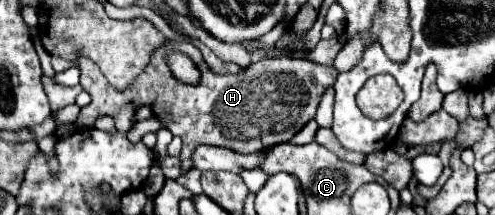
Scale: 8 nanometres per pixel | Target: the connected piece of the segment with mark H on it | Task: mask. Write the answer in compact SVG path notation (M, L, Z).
M168 41L174 49L192 55L192 61L198 65L202 79L194 85L184 85L168 69L166 63L166 47L160 47L156 55L152 55L150 65L138 79L124 91L116 91L108 85L108 81L96 63L90 59L78 59L80 63L80 85L90 93L90 105L82 107L76 127L92 129L94 121L100 115L116 115L124 103L136 101L154 111L158 121L182 139L180 167L182 173L192 169L192 151L198 145L218 145L232 149L236 153L256 153L276 143L288 143L310 119L316 115L316 107L326 93L336 83L338 71L334 67L316 65L302 59L276 57L252 63L248 69L236 75L216 75L208 69L202 59L202 53L192 43L176 43Z

